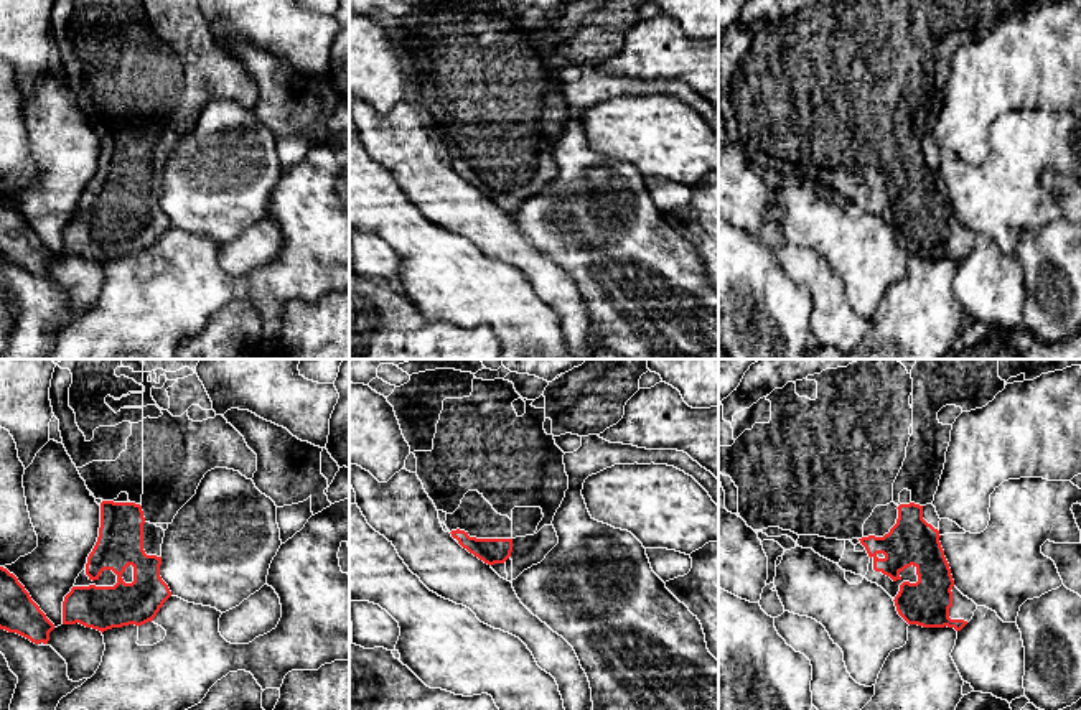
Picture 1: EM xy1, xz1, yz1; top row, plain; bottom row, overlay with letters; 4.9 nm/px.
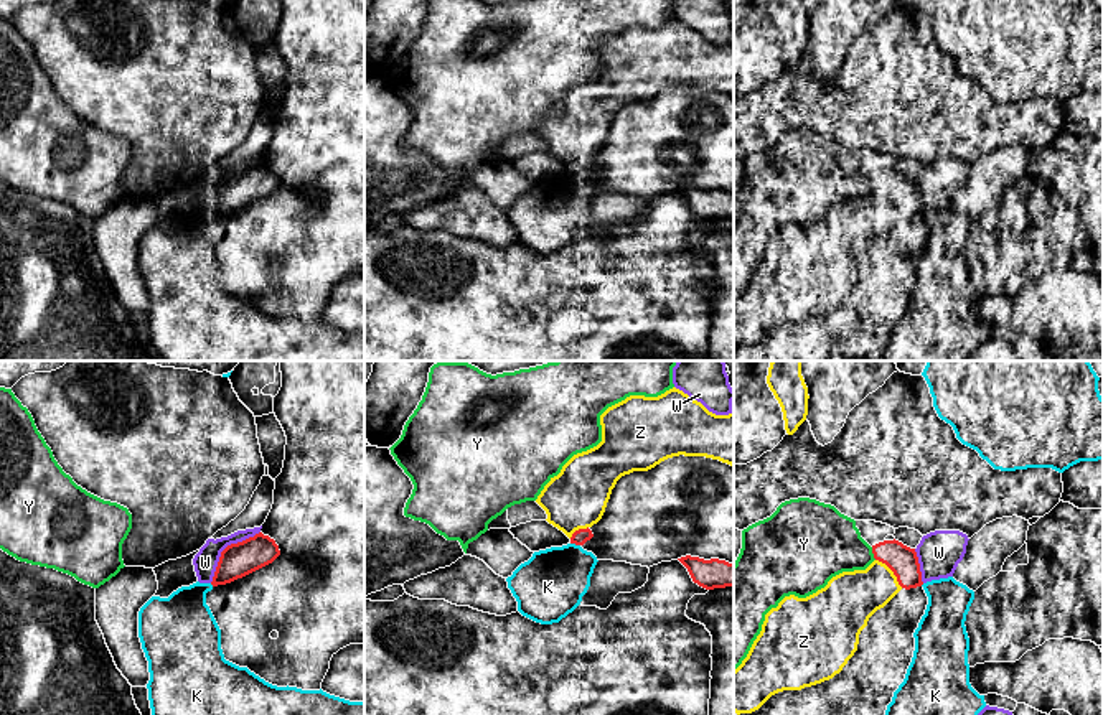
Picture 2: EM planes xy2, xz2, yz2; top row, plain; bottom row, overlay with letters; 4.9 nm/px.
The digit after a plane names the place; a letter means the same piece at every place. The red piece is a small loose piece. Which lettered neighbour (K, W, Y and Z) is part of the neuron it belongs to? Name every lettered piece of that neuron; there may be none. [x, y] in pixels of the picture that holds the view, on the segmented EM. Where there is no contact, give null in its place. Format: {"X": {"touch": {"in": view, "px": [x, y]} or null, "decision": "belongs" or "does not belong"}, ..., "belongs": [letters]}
{"K": {"touch": {"in": "xz2", "px": [576, 544]}, "decision": "does not belong"}, "W": {"touch": {"in": "xy2", "px": [225, 549]}, "decision": "does not belong"}, "Y": {"touch": {"in": "yz2", "px": [873, 552]}, "decision": "does not belong"}, "Z": {"touch": {"in": "yz2", "px": [892, 570]}, "decision": "does not belong"}, "belongs": []}

